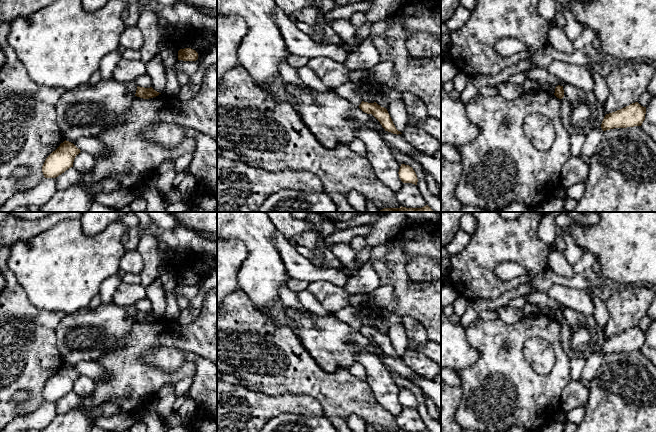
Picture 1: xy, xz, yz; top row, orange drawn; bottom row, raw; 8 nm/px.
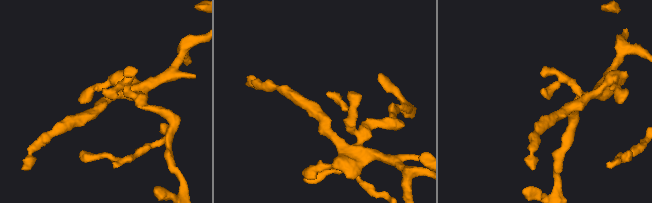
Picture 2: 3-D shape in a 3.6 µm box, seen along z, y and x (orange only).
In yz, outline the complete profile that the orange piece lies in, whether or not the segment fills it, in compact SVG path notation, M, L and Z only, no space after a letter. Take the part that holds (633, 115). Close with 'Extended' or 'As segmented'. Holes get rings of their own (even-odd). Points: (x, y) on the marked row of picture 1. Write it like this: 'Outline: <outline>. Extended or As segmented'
Outline: M635 102L620 110L606 114L601 128L603 131L606 131L614 128L641 126L645 120L645 114L646 107Z. As segmented

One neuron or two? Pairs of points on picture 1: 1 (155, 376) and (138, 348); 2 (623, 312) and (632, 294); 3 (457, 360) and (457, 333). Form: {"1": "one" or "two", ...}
{"1": "one", "2": "one", "3": "one"}

